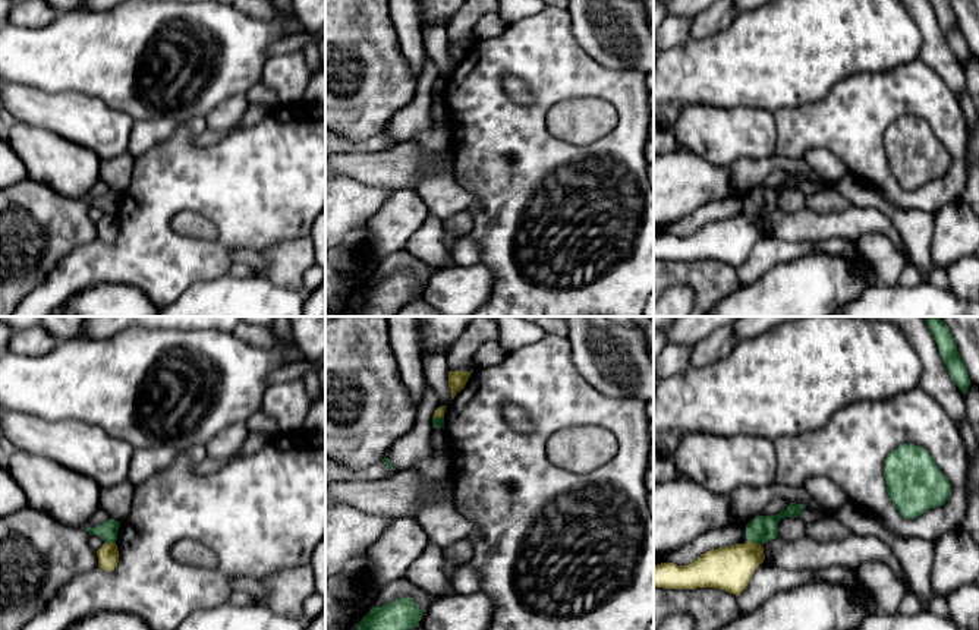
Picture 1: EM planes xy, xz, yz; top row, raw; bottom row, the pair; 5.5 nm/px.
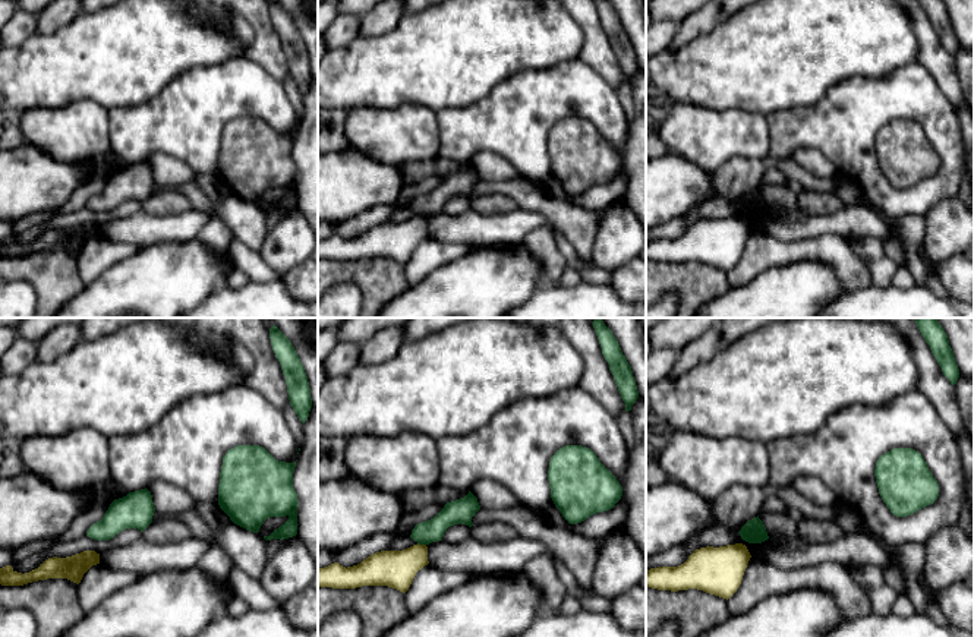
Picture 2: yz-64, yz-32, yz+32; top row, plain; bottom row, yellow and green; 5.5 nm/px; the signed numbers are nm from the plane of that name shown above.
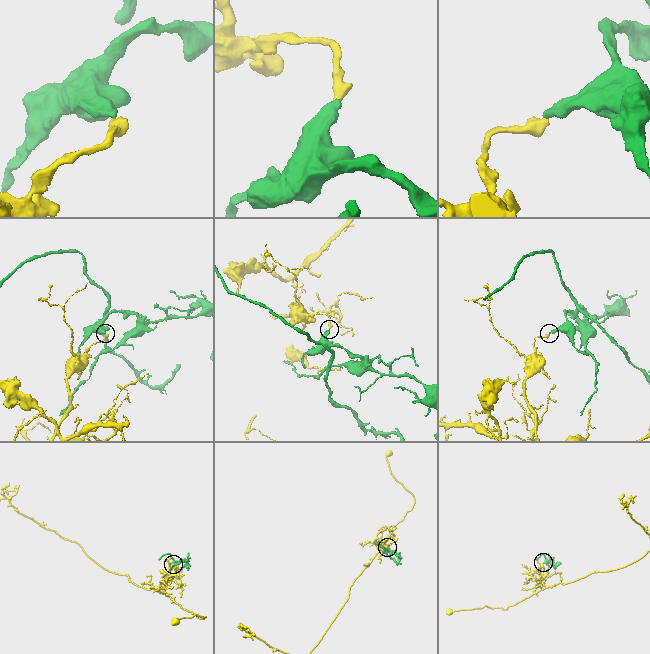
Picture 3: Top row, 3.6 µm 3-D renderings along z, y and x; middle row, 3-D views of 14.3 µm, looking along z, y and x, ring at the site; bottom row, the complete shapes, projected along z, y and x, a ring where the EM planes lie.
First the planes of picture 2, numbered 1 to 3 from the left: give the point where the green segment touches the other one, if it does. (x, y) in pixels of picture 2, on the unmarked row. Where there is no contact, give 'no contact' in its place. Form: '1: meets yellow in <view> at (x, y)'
1: no contact
2: meets yellow in yz-32 at (422, 217)
3: no contact

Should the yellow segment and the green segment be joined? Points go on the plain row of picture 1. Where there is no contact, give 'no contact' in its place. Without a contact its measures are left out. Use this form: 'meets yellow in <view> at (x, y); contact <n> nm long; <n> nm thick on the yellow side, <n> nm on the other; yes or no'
meets yellow in yz at (754, 214); contact 90 nm long; 240 nm thick on the yellow side, 150 nm on the other; no

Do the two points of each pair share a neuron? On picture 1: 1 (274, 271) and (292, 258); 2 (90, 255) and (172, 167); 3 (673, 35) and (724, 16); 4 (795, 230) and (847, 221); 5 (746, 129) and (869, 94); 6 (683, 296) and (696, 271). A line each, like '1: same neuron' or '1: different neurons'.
1: same neuron
2: same neuron
3: same neuron
4: same neuron
5: different neurons
6: different neurons

